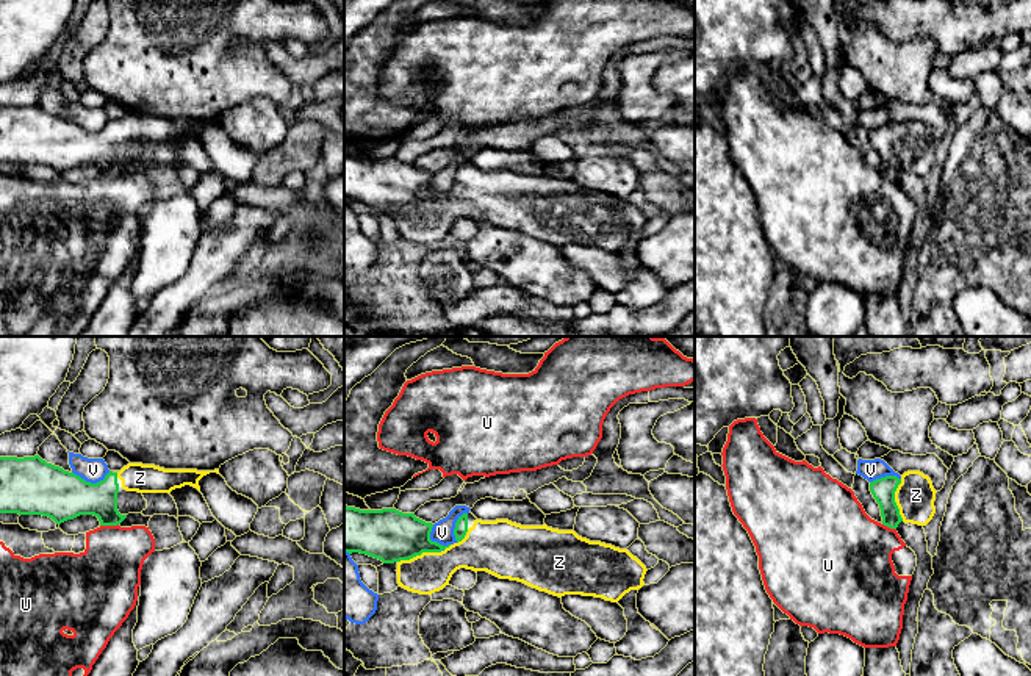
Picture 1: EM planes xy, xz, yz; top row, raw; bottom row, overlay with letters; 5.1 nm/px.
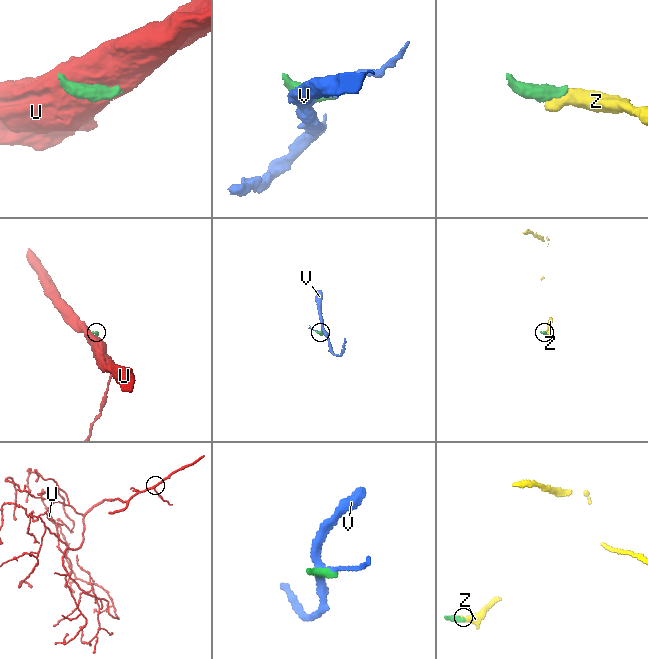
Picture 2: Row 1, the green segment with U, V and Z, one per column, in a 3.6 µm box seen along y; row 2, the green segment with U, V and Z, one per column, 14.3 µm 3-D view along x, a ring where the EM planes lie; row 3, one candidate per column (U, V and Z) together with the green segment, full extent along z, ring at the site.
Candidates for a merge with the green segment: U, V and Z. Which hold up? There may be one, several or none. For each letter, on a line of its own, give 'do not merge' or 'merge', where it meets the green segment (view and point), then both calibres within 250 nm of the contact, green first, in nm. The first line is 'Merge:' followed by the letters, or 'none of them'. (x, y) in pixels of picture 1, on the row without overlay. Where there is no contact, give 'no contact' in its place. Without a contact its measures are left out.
Merge: Z
U: do not merge; meets green in xy at (108, 174); 220 nm thick on the green side, 340 nm on the other
V: do not merge; meets green in xy at (89, 132); 280 nm thick on the green side, 130 nm on the other
Z: merge; meets green in xz at (420, 204); 280 nm thick on the green side, 200 nm on the other

